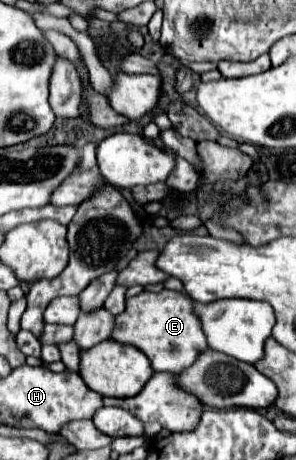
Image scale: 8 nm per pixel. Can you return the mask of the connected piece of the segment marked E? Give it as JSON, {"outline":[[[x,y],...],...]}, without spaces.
{"outline":[[[162,290],[162,292],[140,292],[126,300],[126,310],[118,314],[112,338],[122,344],[132,344],[146,352],[154,372],[180,374],[194,364],[200,352],[210,346],[202,332],[202,324],[194,312],[194,300],[186,292]]]}

